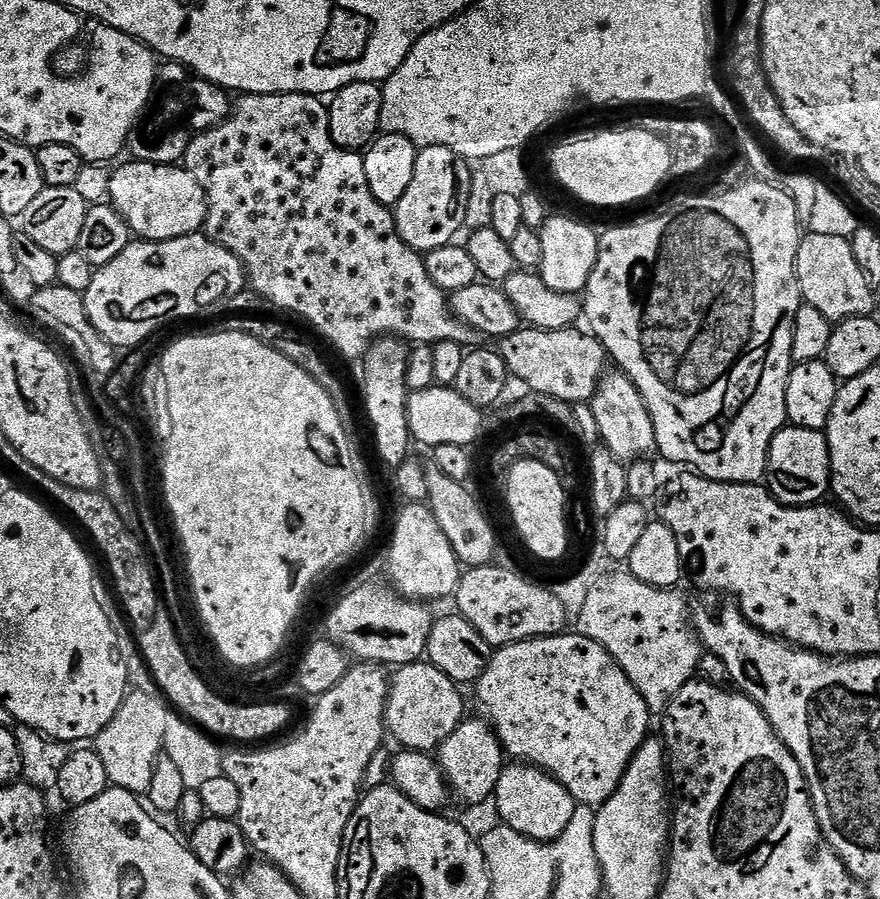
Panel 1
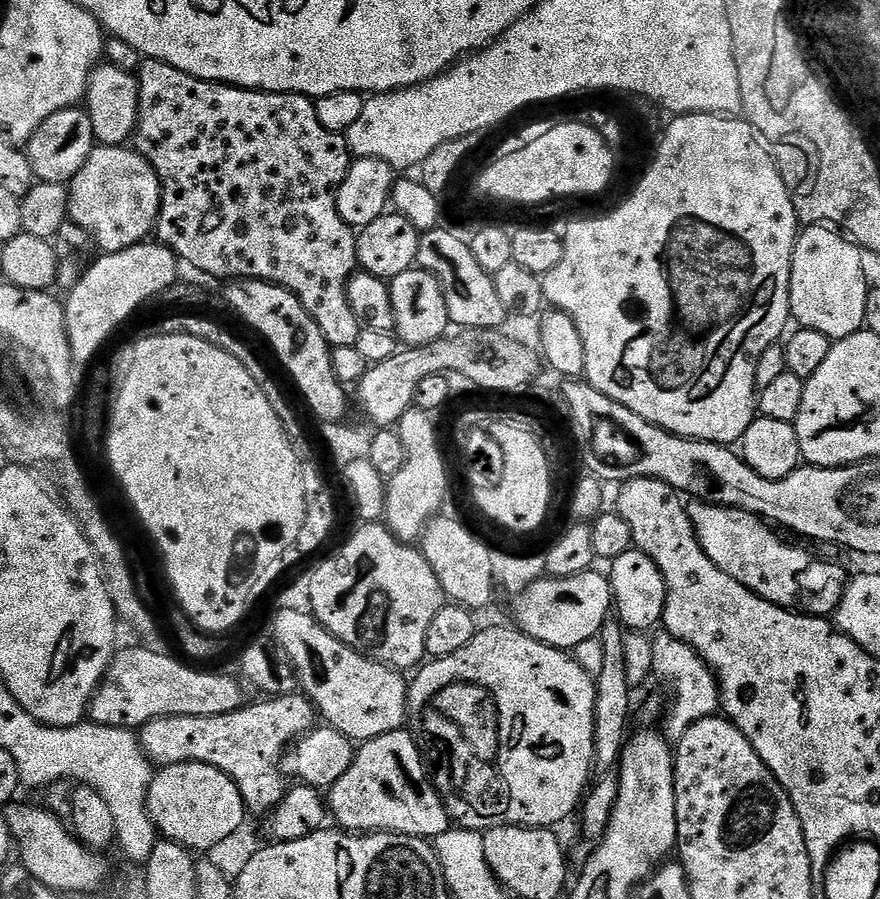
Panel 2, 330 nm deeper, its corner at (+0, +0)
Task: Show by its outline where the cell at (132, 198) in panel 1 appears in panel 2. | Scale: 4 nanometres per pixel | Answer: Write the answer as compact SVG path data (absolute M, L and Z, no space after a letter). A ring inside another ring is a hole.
M131 147L93 148L90 158L86 158L86 166L78 170L72 183L67 185L67 190L68 220L82 226L82 230L90 234L93 245L101 253L121 252L135 244L145 243L153 235L160 213L160 179L148 159Z

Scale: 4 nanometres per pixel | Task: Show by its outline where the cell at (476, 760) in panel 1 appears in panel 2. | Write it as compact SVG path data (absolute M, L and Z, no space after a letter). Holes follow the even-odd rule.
M401 730L382 734L373 740L363 741L355 749L350 768L338 782L334 782L326 792L326 803L331 819L337 820L343 831L353 834L370 832L397 832L403 836L419 836L435 838L447 832L450 827L450 817L443 799L436 791L435 783L430 779L430 772L424 769L420 761L422 749L416 743L416 737L411 731Z

